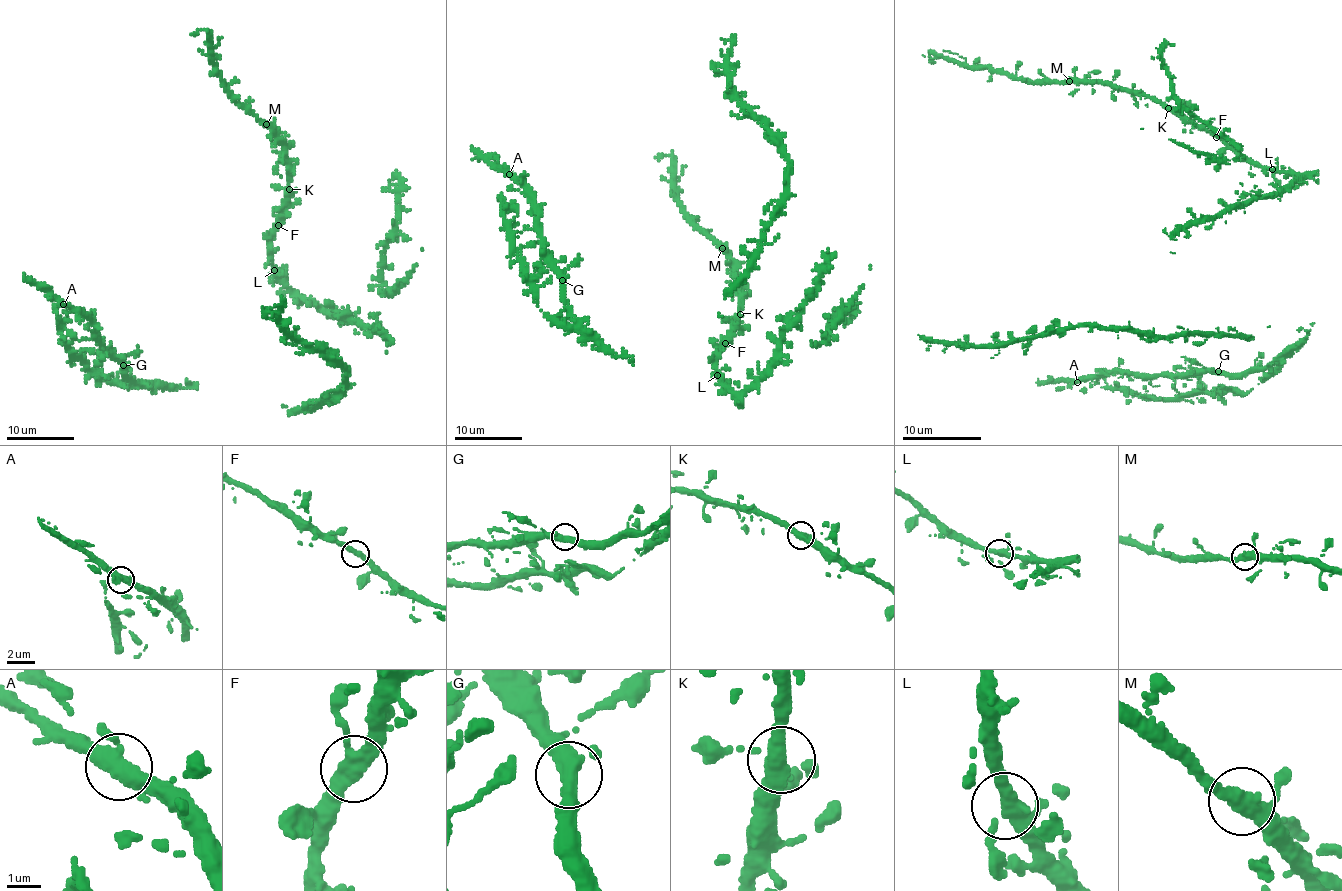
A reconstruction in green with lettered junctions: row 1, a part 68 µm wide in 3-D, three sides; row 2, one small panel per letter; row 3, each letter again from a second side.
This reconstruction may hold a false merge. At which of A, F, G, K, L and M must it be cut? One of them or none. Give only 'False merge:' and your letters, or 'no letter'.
False merge: no letter

